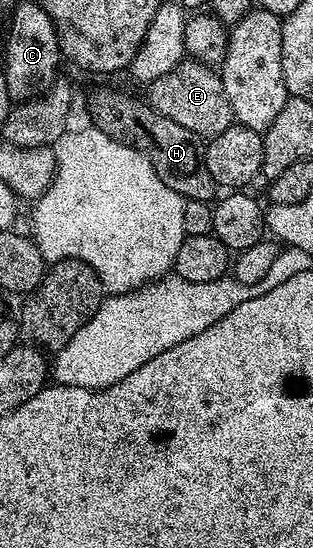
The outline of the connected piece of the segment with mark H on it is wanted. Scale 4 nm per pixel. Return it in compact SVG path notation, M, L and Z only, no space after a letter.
M119 90L93 91L91 118L95 121L92 122L94 129L142 152L153 164L157 176L161 176L165 185L173 188L173 192L177 192L183 199L211 202L216 197L217 183L205 164L204 139L189 132L189 128L181 128L181 124L169 120L169 116L161 116L161 112L152 108L150 102L139 98L122 94Z

